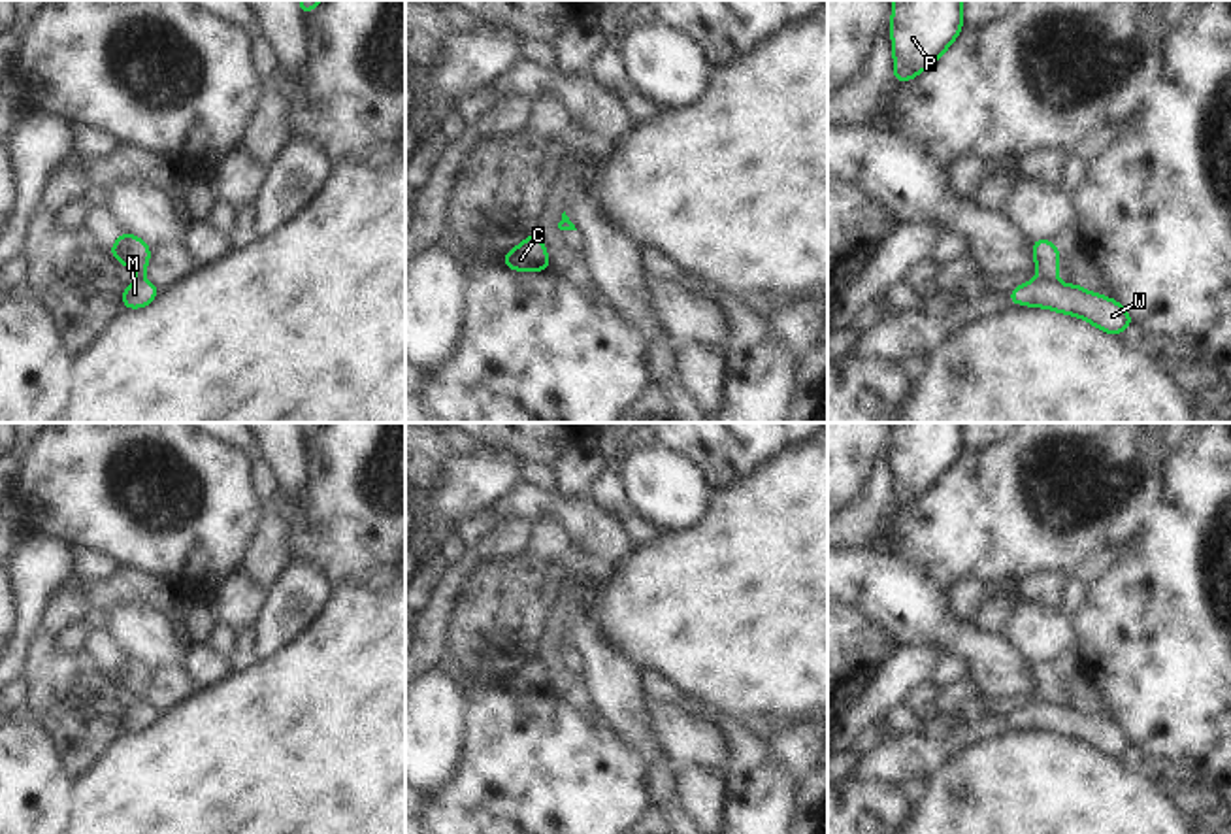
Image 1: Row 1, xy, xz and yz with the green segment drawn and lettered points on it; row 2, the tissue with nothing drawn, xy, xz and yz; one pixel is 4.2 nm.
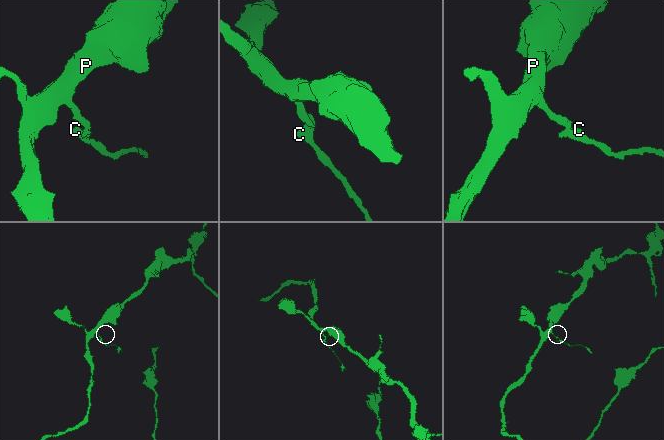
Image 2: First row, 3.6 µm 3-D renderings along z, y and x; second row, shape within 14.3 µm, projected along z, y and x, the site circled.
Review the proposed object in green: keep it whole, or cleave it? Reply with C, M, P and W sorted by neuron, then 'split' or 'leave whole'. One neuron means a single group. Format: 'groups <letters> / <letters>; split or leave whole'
groups C M W / P; split

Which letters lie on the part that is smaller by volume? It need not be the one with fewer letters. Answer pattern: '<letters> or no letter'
C, M, W

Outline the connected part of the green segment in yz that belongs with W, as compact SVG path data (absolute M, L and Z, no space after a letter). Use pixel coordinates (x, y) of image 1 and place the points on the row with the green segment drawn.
M1048 277L1024 281L1009 292L1010 304L1046 308L1080 317L1107 334L1122 334L1133 319L1124 306L1112 298L1090 292L1080 285L1058 283Z

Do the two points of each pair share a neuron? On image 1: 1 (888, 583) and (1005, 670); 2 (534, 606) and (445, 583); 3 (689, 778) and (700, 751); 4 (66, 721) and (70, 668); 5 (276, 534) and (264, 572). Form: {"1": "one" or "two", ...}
{"1": "one", "2": "two", "3": "two", "4": "one", "5": "one"}

